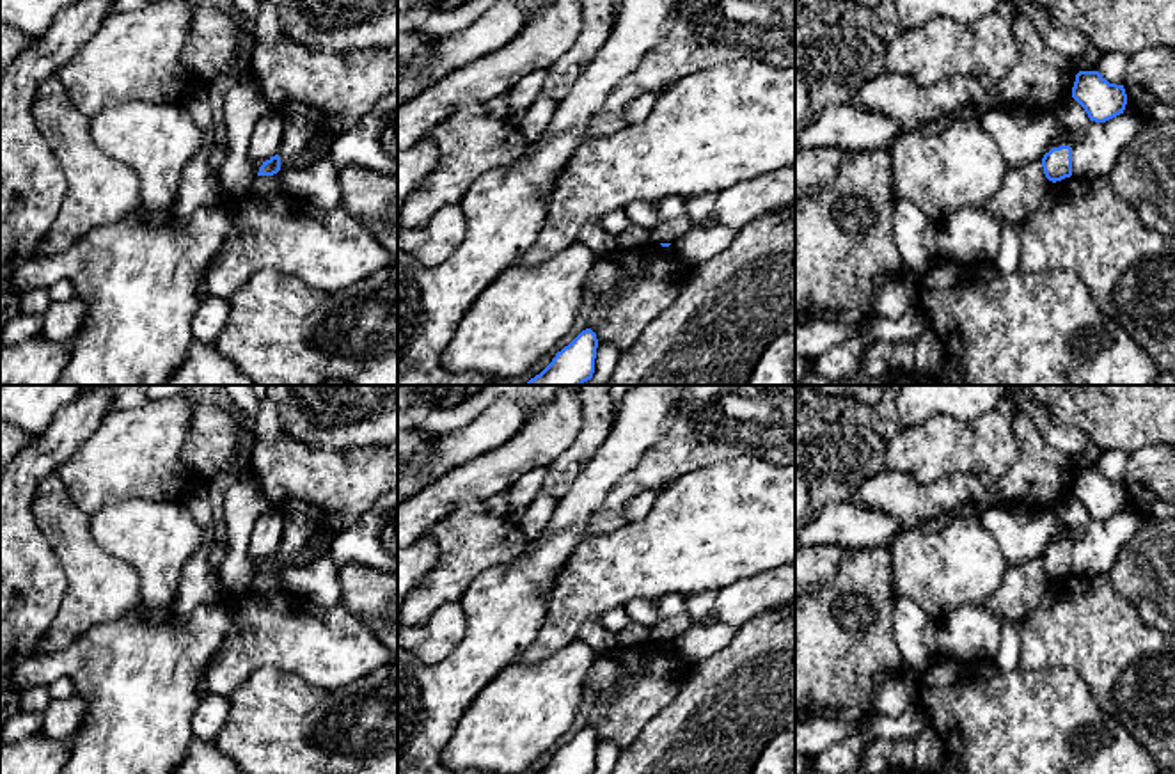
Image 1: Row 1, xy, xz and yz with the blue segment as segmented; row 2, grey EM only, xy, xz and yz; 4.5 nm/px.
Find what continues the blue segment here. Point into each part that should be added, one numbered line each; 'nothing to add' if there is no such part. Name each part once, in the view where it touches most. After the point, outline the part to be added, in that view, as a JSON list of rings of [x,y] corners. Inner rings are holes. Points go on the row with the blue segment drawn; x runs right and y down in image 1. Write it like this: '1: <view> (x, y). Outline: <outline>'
nothing to add

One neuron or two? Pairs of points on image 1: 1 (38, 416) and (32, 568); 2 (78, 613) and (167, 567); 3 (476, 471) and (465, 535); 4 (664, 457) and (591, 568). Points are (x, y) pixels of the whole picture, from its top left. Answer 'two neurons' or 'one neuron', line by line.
1: two neurons
2: two neurons
3: two neurons
4: two neurons

